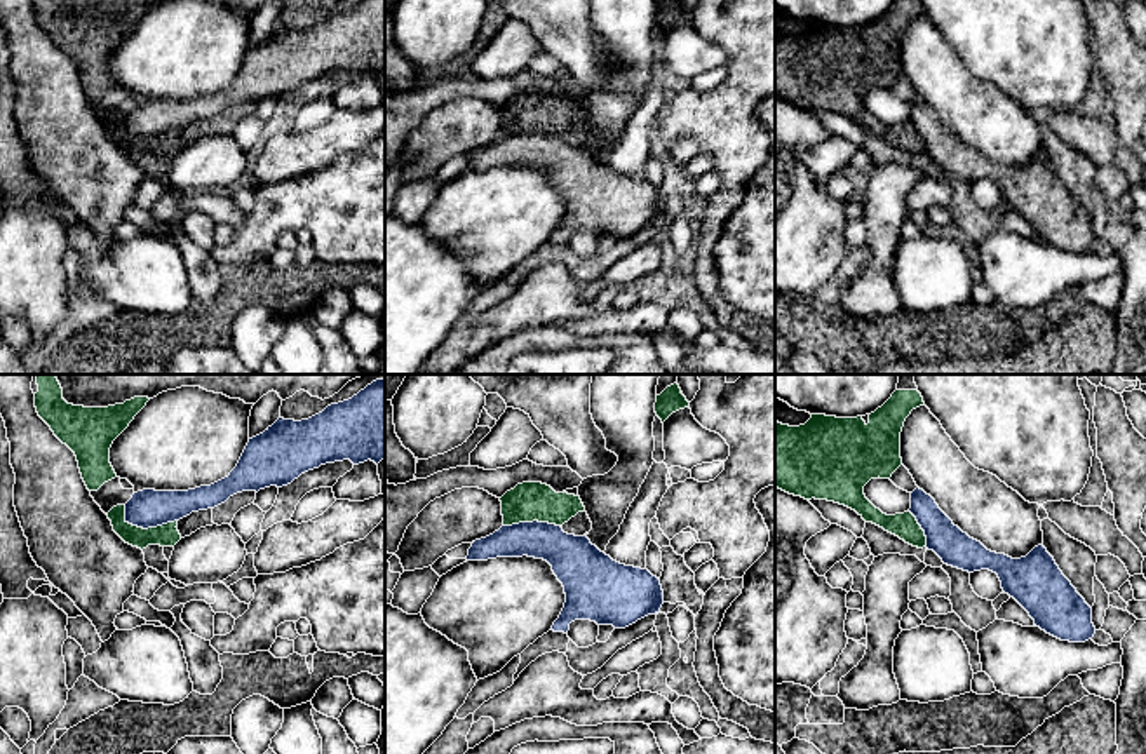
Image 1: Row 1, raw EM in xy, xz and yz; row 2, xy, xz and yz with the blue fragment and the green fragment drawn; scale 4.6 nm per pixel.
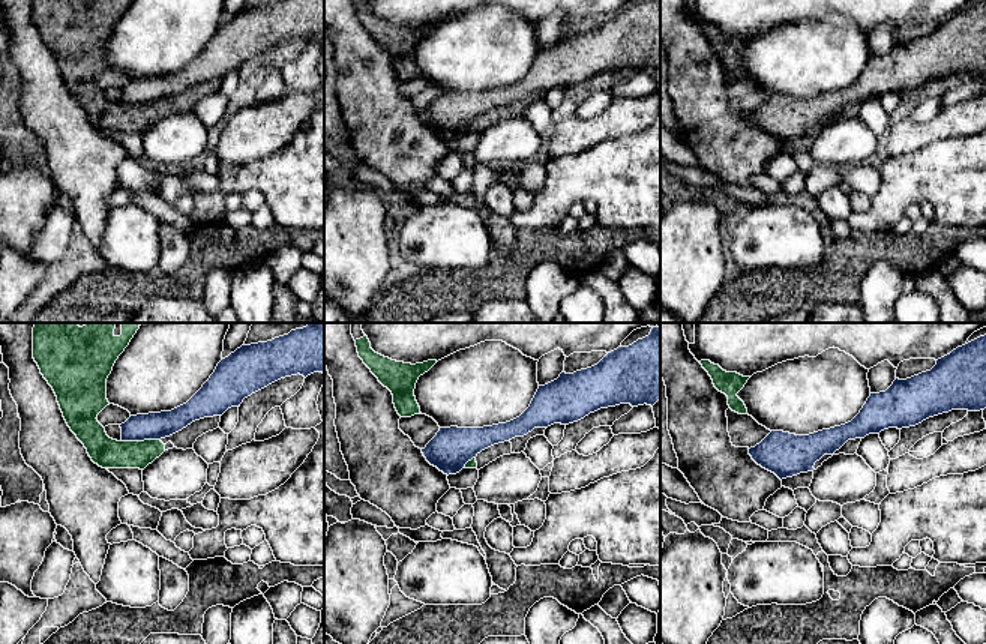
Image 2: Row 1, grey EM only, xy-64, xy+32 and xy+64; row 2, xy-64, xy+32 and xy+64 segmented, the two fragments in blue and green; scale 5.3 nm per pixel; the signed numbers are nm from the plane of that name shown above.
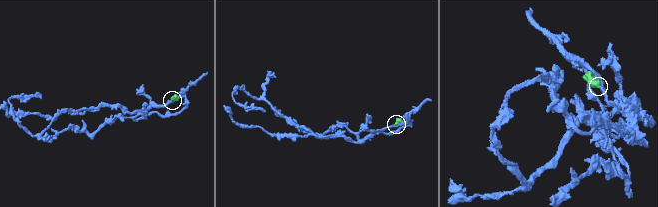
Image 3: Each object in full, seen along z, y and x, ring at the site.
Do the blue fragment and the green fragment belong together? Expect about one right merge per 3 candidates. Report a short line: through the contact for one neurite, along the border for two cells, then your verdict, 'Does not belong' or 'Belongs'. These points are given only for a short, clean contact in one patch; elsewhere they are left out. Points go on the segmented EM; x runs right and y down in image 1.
Line: xy (124, 505), (124, 518), (143, 528), (155, 528), (176, 519). Does not belong

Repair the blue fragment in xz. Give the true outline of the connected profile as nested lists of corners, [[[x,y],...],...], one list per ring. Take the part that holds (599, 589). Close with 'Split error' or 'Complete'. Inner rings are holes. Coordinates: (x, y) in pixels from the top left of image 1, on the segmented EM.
[[[549,522],[502,526],[475,540],[467,561],[522,555],[547,561],[564,587],[566,603],[550,629],[554,632],[566,634],[575,620],[625,629],[660,613],[664,604],[660,580],[648,569],[620,564],[587,536],[568,535]]]. Complete

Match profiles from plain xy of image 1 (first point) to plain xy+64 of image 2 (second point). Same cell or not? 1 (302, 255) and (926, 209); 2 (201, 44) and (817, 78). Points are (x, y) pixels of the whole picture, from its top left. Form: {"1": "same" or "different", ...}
{"1": "different", "2": "same"}

